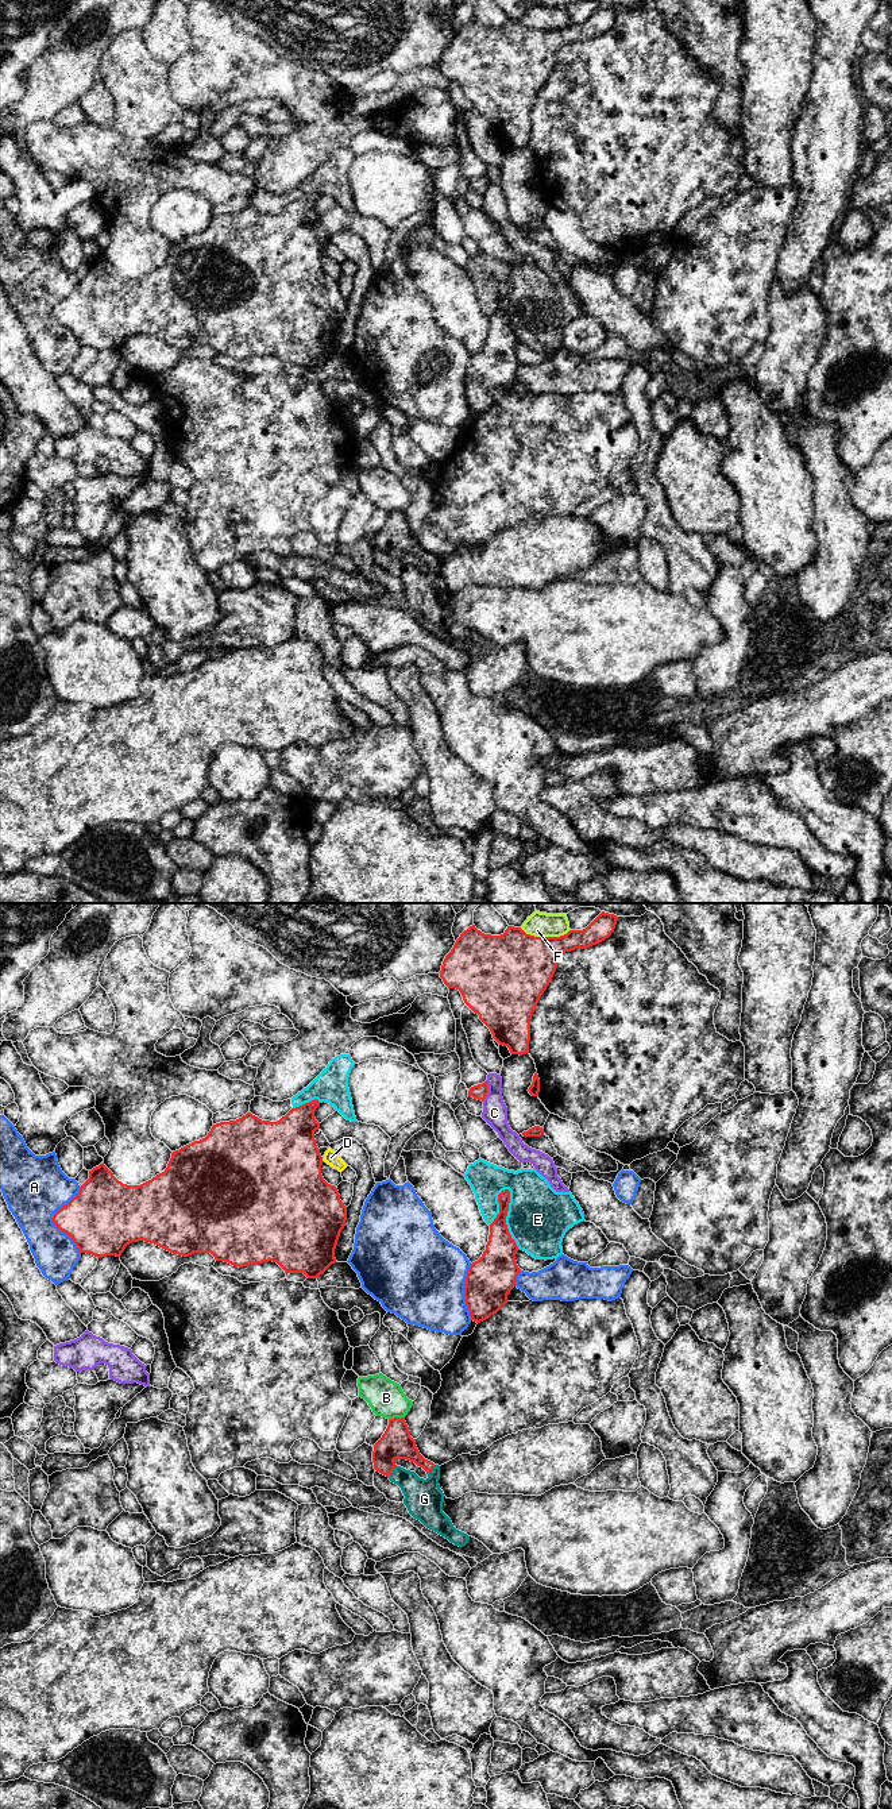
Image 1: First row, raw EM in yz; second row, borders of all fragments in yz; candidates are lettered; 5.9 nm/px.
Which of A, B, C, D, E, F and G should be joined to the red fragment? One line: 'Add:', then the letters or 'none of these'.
Add: G

